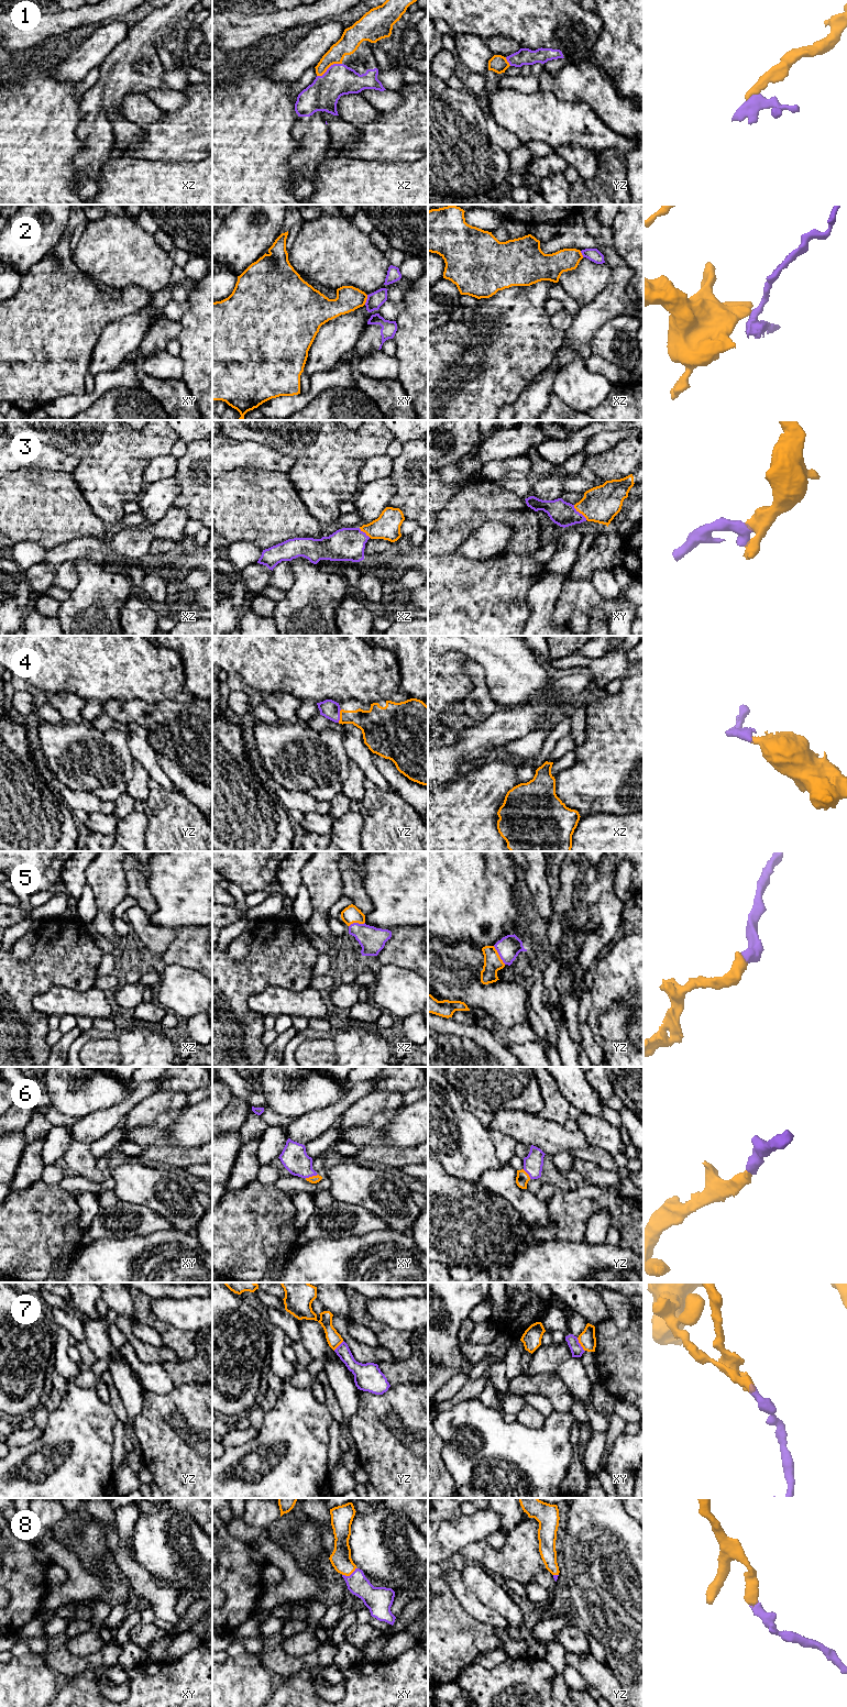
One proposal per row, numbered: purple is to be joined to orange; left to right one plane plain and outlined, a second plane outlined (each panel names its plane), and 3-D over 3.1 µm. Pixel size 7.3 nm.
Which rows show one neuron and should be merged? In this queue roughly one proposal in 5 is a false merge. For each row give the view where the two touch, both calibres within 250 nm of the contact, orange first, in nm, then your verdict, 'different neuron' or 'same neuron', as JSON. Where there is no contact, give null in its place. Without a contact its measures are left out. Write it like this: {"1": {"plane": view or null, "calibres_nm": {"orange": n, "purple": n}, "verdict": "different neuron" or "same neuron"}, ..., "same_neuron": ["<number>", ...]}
{"1": {"plane": "xz", "calibres_nm": {"orange": 150, "purple": 240}, "verdict": "same neuron"}, "2": {"plane": "xy", "calibres_nm": {"orange": 190, "purple": 120}, "verdict": "different neuron"}, "3": {"plane": "xy", "calibres_nm": {"orange": 260, "purple": 180}, "verdict": "same neuron"}, "4": {"plane": "yz", "calibres_nm": {"orange": 200, "purple": 140}, "verdict": "same neuron"}, "5": {"plane": "yz", "calibres_nm": {"orange": 130, "purple": 170}, "verdict": "same neuron"}, "6": {"plane": "xy", "calibres_nm": {"orange": 60, "purple": 190}, "verdict": "same neuron"}, "7": {"plane": "xy", "calibres_nm": {"orange": 120, "purple": 90}, "verdict": "different neuron"}, "8": {"plane": "xy", "calibres_nm": {"orange": 150, "purple": 170}, "verdict": "same neuron"}, "same_neuron": ["1", "3", "4", "5", "6", "8"]}

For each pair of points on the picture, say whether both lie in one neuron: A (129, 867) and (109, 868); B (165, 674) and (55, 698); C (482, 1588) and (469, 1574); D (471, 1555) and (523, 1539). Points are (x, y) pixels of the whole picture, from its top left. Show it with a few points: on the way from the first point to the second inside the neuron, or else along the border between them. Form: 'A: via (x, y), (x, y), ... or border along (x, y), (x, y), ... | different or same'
A: border along (121, 862), (128, 884), (128, 892) | different
B: border along (47, 694), (74, 693), (84, 700) | different
C: via (480, 1585), (472, 1577) | same
D: via (484, 1555), (507, 1555), (510, 1552) | same

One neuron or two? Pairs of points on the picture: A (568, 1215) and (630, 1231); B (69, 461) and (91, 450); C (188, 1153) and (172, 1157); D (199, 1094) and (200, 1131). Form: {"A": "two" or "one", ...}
{"A": "one", "B": "two", "C": "one", "D": "two"}

